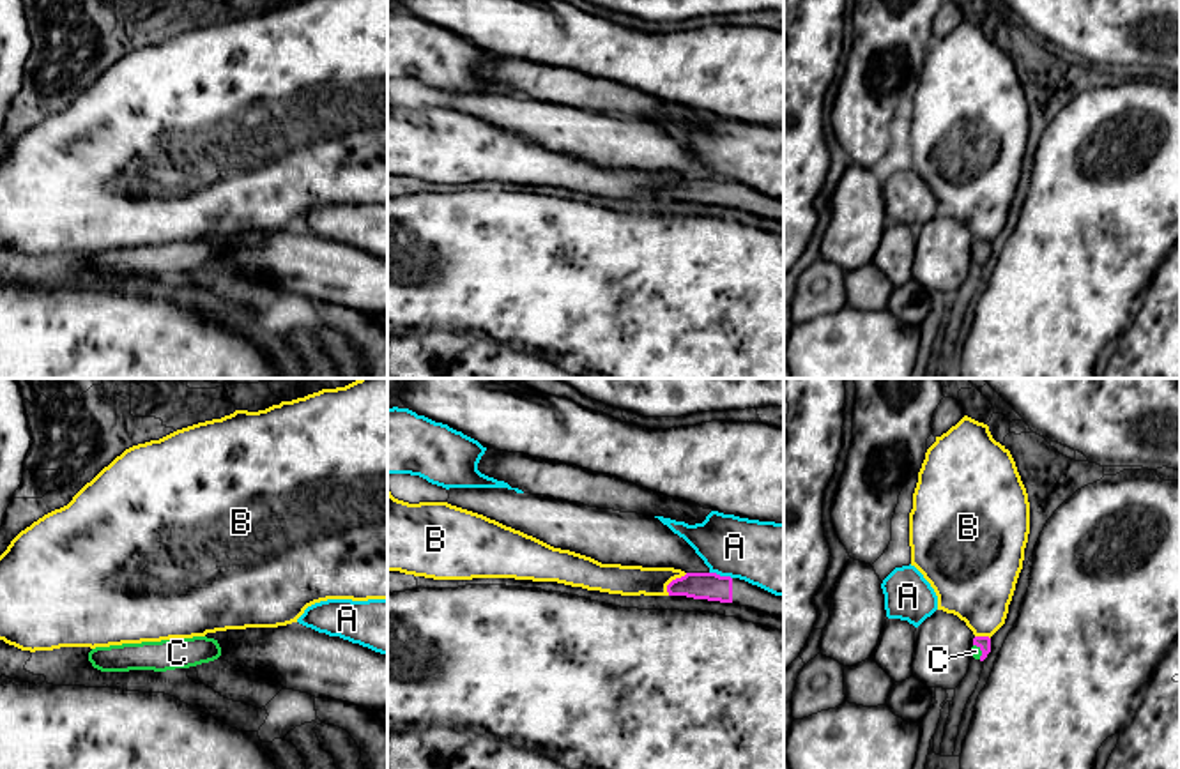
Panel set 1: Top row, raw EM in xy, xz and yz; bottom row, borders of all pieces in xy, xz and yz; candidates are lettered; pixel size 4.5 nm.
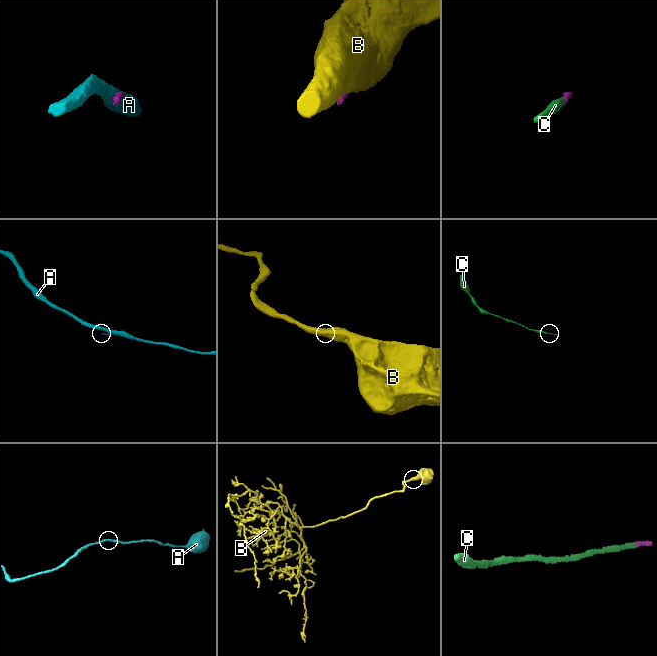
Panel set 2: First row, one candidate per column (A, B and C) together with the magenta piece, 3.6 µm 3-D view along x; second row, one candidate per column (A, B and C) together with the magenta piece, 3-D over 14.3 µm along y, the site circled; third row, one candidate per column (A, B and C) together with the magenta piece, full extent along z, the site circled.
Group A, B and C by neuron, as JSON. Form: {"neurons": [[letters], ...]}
{"neurons": [["A"], ["B"], ["C"]]}

